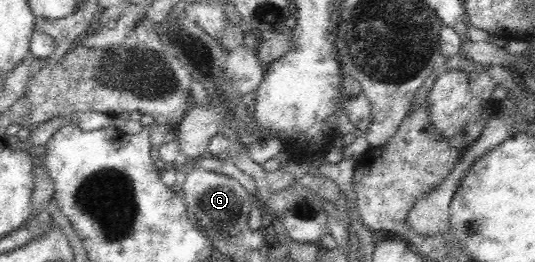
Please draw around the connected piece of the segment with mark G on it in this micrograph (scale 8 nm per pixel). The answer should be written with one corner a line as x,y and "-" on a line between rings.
203,167
189,169
181,191
188,219
210,242
226,241
247,230
248,216
256,197
253,197
232,177
207,171

